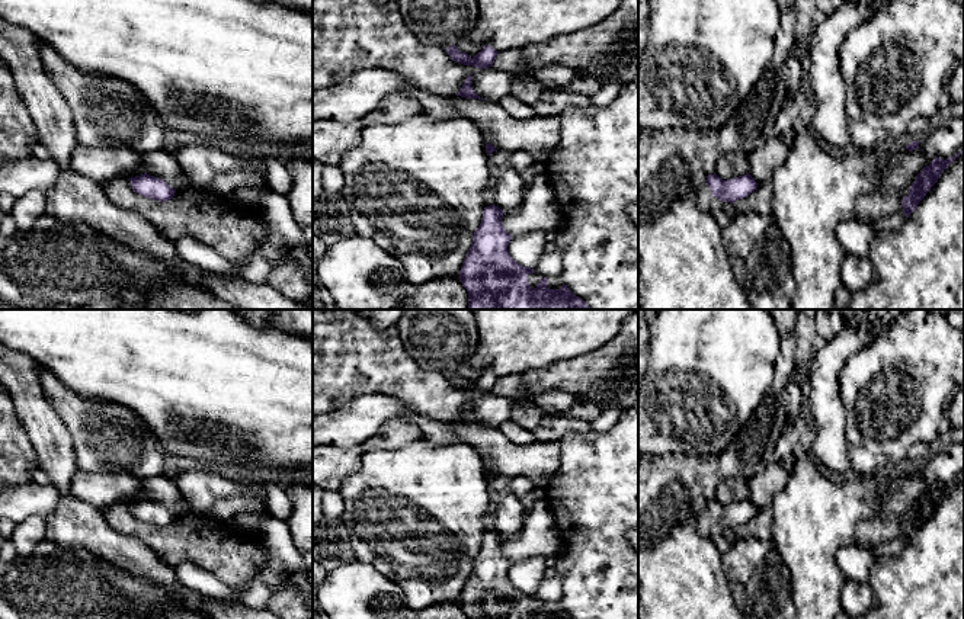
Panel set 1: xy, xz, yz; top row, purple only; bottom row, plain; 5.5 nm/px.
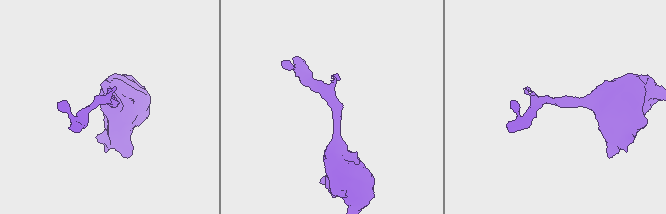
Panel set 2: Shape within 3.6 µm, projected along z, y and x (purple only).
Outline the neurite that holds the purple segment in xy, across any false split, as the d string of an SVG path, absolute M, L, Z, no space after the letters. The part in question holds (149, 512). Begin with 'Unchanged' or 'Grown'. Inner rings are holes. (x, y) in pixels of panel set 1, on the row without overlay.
Unchanged. M147 498L129 503L128 506L135 519L153 526L164 527L172 525L176 519L176 514L170 513L163 504Z

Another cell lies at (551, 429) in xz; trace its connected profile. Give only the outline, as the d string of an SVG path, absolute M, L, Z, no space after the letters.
M545 417L539 427L534 430L537 442L555 442L567 433L586 433L590 430L590 423L585 420L564 418L564 417Z

